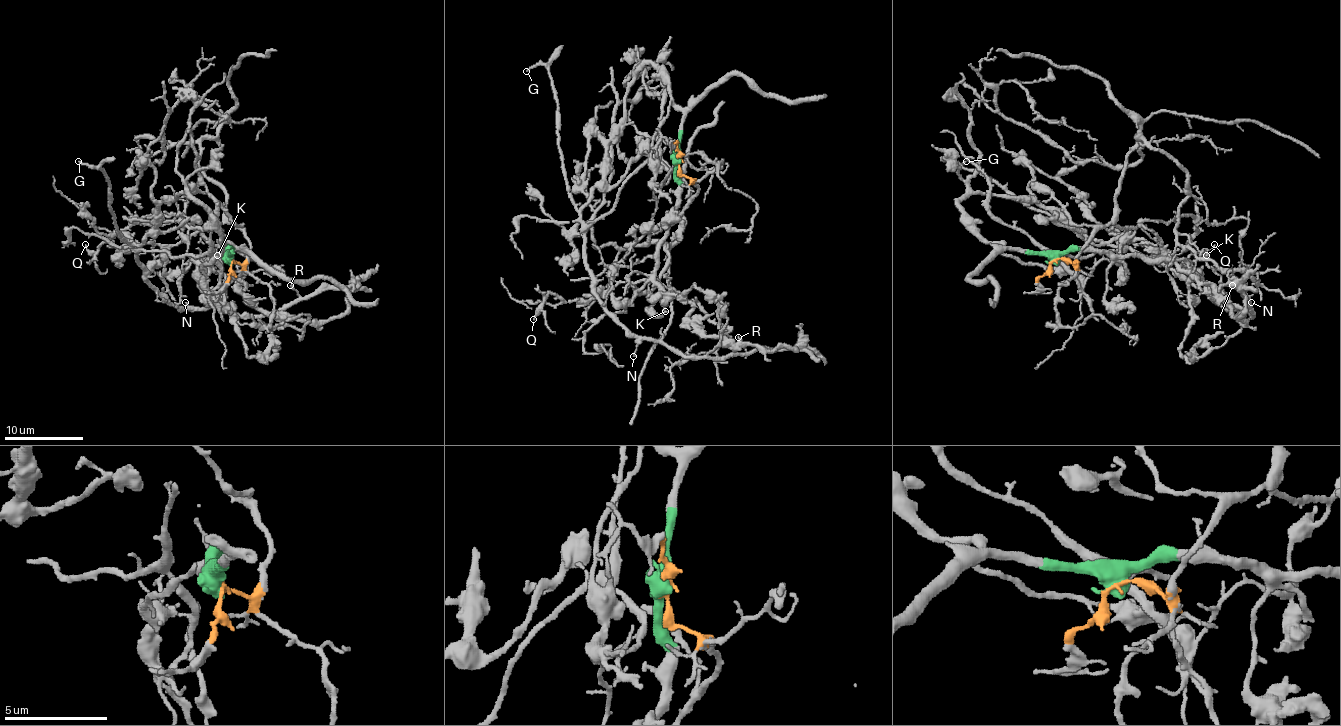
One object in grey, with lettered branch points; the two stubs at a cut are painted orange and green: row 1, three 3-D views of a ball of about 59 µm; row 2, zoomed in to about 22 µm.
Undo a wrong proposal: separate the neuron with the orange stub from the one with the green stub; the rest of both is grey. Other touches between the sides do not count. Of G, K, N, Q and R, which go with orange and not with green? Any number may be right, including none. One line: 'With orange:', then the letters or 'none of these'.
With orange: K, Q

